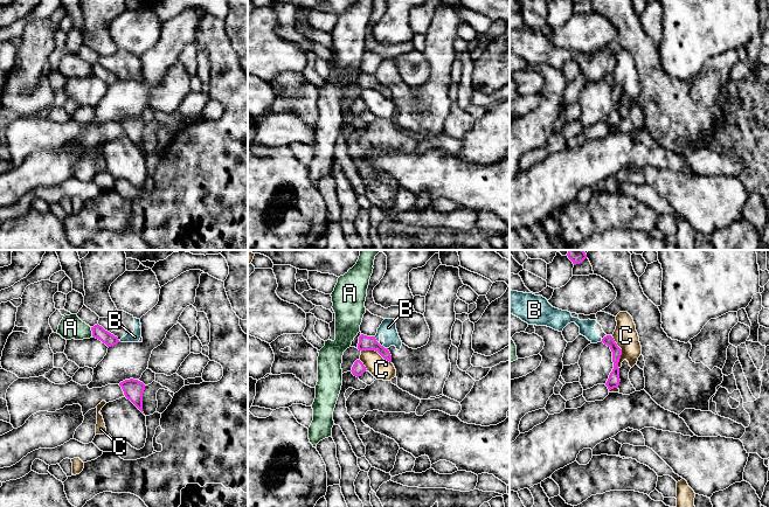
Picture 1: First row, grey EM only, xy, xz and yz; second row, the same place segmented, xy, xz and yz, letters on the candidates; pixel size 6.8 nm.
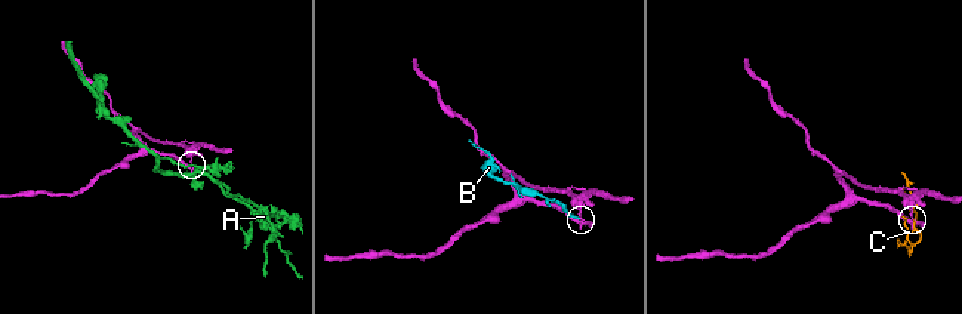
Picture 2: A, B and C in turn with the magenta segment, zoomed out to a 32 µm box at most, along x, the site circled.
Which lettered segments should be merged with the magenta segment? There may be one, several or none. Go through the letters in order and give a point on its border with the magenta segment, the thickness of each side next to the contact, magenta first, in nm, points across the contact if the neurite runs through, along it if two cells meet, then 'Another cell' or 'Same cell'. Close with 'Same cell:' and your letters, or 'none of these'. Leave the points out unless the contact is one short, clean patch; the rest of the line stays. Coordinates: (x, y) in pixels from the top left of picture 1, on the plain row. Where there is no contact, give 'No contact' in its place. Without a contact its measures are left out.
A: Touches magenta at xy (92, 70). Thickness 90 nm (magenta) against 160 nm. Boundary: xy (90, 66), (92, 74). Another cell
B: Touches magenta at xz (375, 78). Thickness 100 nm (magenta) against 110 nm. Boundary: xz (374, 75), (378, 81). Another cell
C: Touches magenta at yz (621, 90). Thickness 80 nm (magenta) against 160 nm. Another cell
Same cell: none of these

